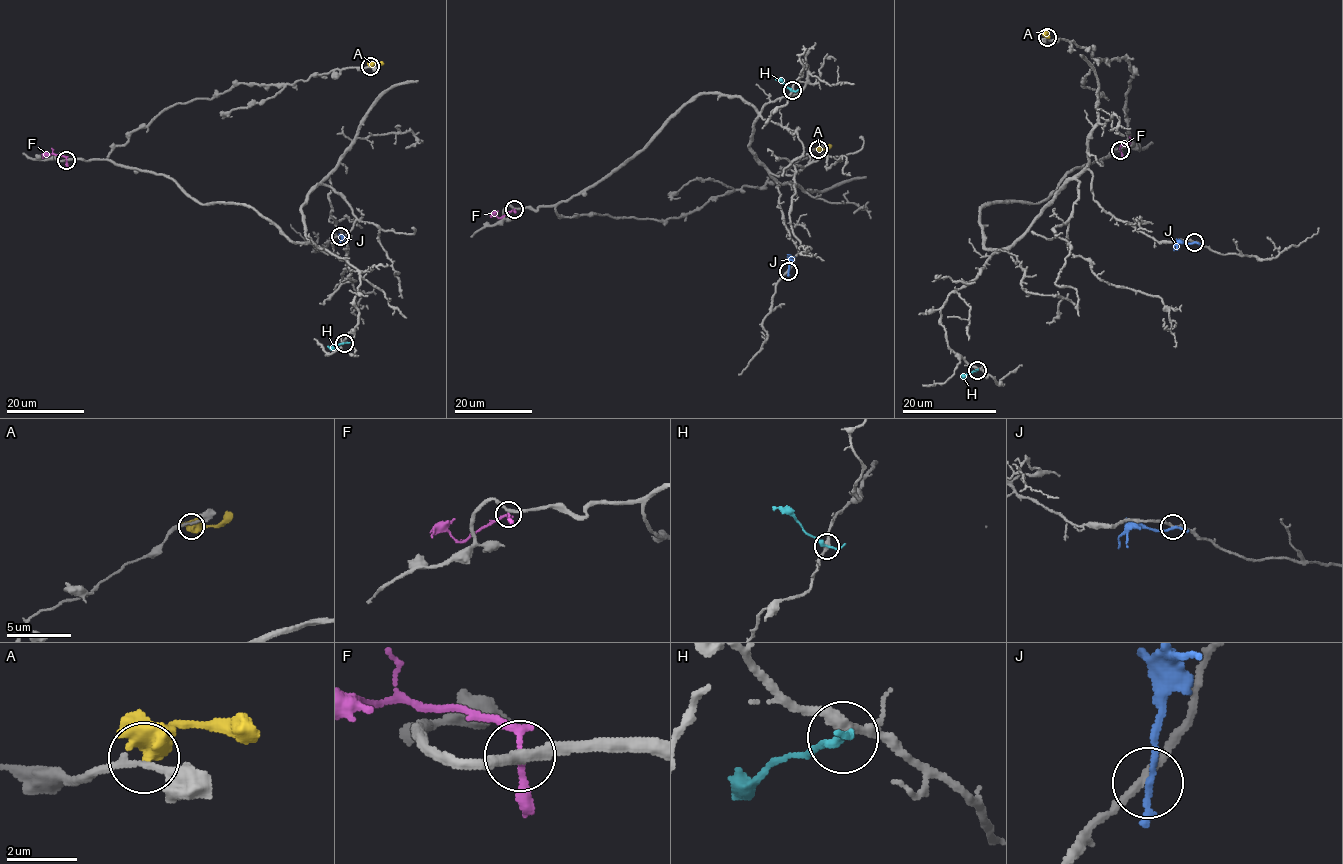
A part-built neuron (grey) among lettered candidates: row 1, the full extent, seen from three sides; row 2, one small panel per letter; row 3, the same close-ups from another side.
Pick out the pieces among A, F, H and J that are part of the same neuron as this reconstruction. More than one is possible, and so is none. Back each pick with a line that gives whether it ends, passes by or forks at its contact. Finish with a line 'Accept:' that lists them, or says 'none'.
A: it passes by
Accept: A

